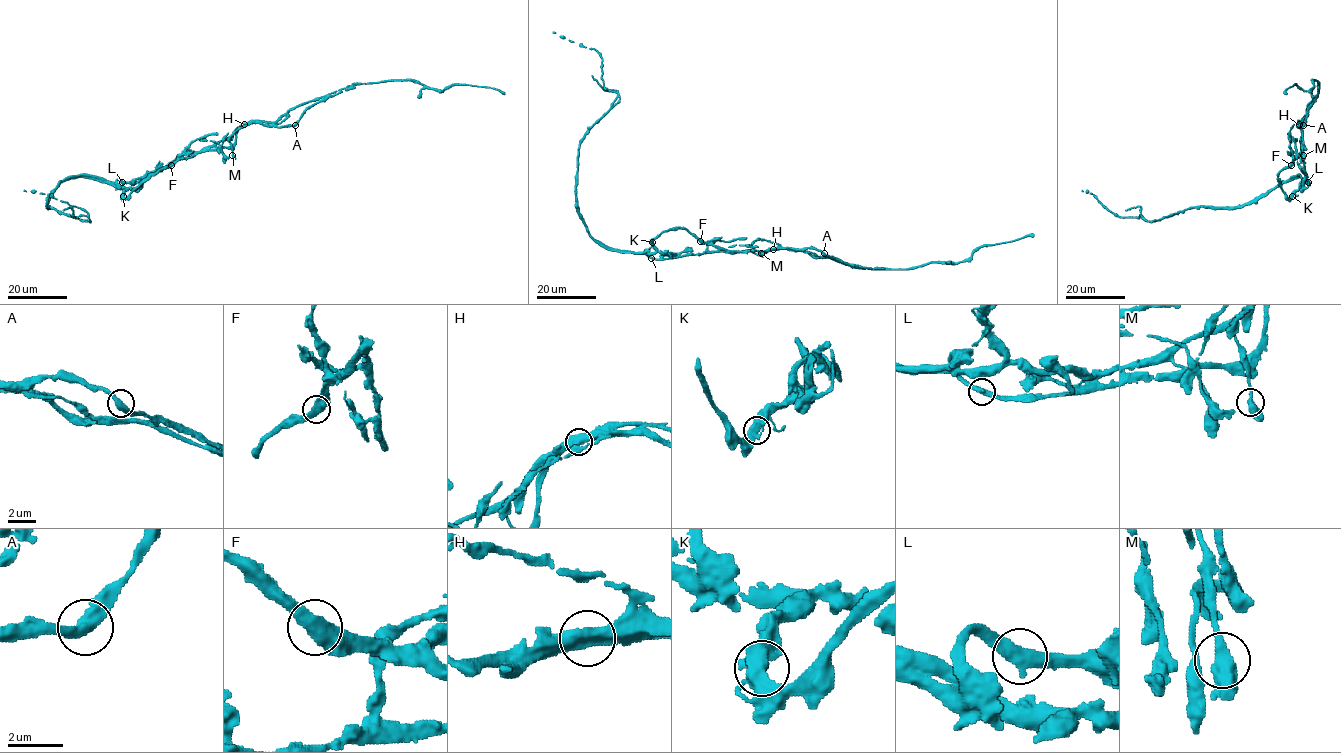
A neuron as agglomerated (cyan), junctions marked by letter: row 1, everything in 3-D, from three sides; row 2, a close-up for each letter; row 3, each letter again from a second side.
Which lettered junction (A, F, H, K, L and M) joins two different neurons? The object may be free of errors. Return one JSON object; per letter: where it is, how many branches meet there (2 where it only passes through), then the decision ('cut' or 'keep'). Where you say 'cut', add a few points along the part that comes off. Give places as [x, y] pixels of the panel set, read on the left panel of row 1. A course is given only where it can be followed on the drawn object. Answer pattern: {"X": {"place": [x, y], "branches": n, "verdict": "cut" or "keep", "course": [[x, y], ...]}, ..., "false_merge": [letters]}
{"A": {"place": [295, 125], "branches": 2, "verdict": "keep"}, "F": {"place": [171, 165], "branches": 2, "verdict": "keep"}, "H": {"place": [244, 124], "branches": 2, "verdict": "cut", "course": [[244, 124], [230, 146], [183, 152], [136, 182], [62, 181], [48, 209], [89, 219], [76, 207], [62, 210]]}, "K": {"place": [123, 196], "branches": 2, "verdict": "keep"}, "L": {"place": [122, 182], "branches": 2, "verdict": "keep"}, "M": {"place": [232, 155], "branches": 2, "verdict": "keep"}, "false_merge": ["H"]}

